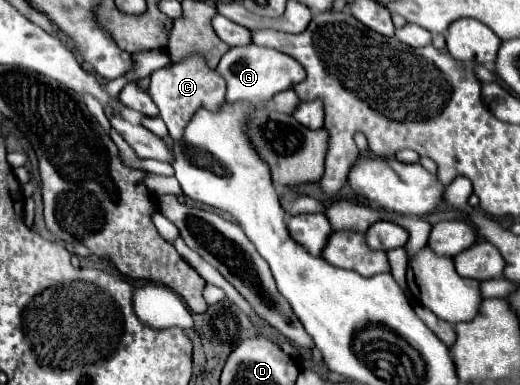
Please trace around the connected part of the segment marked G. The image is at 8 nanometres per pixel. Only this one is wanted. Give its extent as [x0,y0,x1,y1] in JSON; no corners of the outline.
[216,44,306,104]

